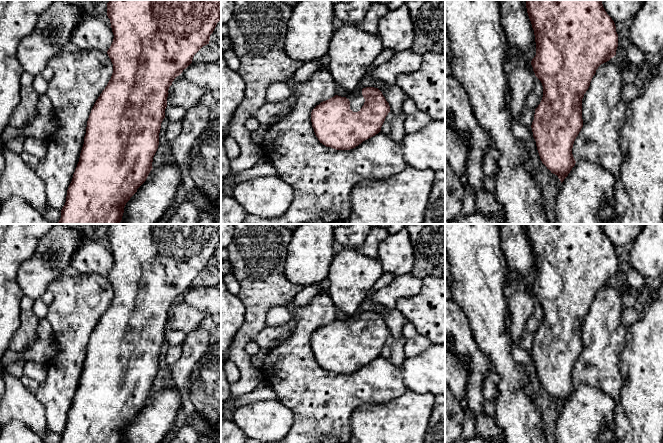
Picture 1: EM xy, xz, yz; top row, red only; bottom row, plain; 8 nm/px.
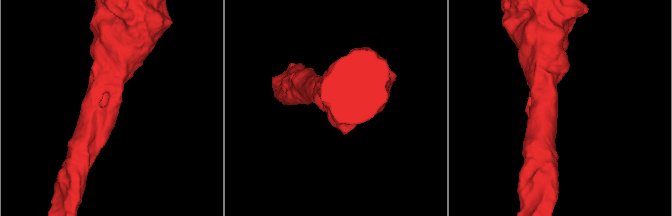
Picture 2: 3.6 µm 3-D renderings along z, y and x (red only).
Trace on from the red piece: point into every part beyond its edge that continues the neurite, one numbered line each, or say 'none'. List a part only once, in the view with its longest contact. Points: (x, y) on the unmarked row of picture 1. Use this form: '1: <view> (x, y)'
1: xz (356, 323)

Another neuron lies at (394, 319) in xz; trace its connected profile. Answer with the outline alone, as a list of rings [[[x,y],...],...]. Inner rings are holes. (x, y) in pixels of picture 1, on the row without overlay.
[[[384,273],[380,279],[375,283],[373,288],[368,292],[367,298],[375,303],[375,312],[378,312],[386,325],[389,327],[390,335],[394,340],[397,340],[403,336],[402,329],[403,326],[407,323],[404,316],[398,310],[389,310],[385,307],[378,304],[373,299],[373,294],[386,285],[388,285],[395,276],[389,273]]]

